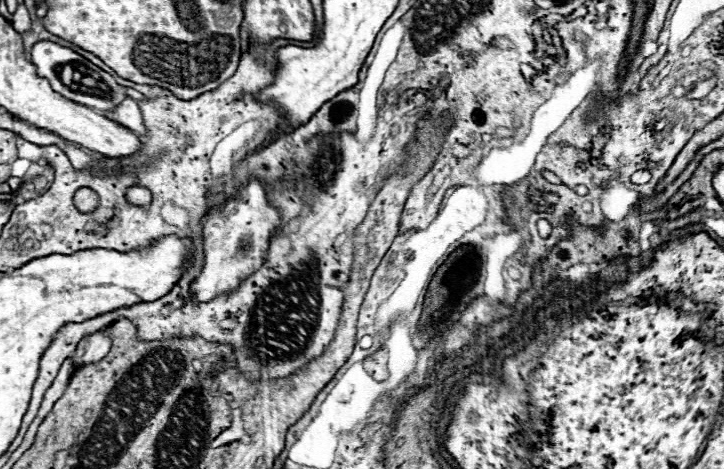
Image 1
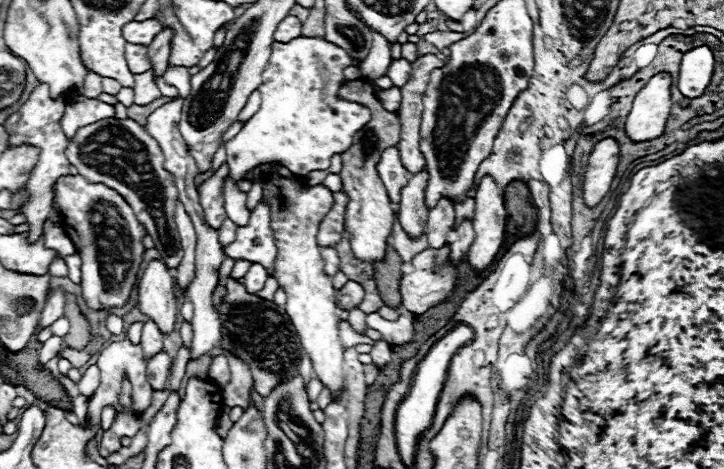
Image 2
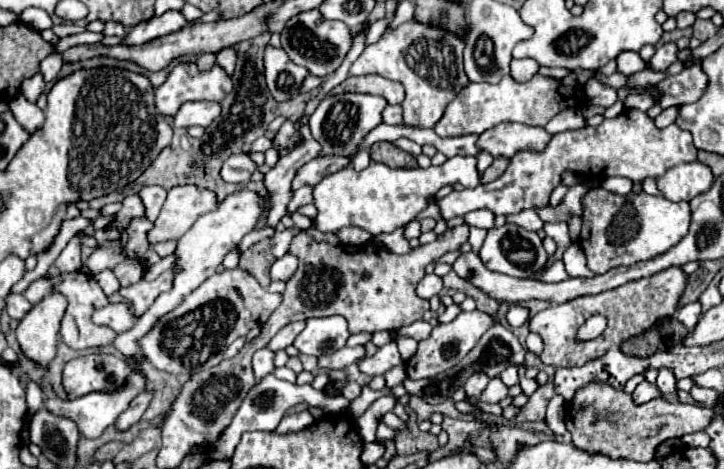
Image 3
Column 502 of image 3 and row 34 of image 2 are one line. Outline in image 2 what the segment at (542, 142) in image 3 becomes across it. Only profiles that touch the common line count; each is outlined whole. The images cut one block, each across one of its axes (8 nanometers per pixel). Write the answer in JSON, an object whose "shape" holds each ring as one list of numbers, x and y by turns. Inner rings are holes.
{"shape":[[144,20,144,22,128,22,122,32,124,32,126,42,148,46,160,30,162,26,156,20]]}

